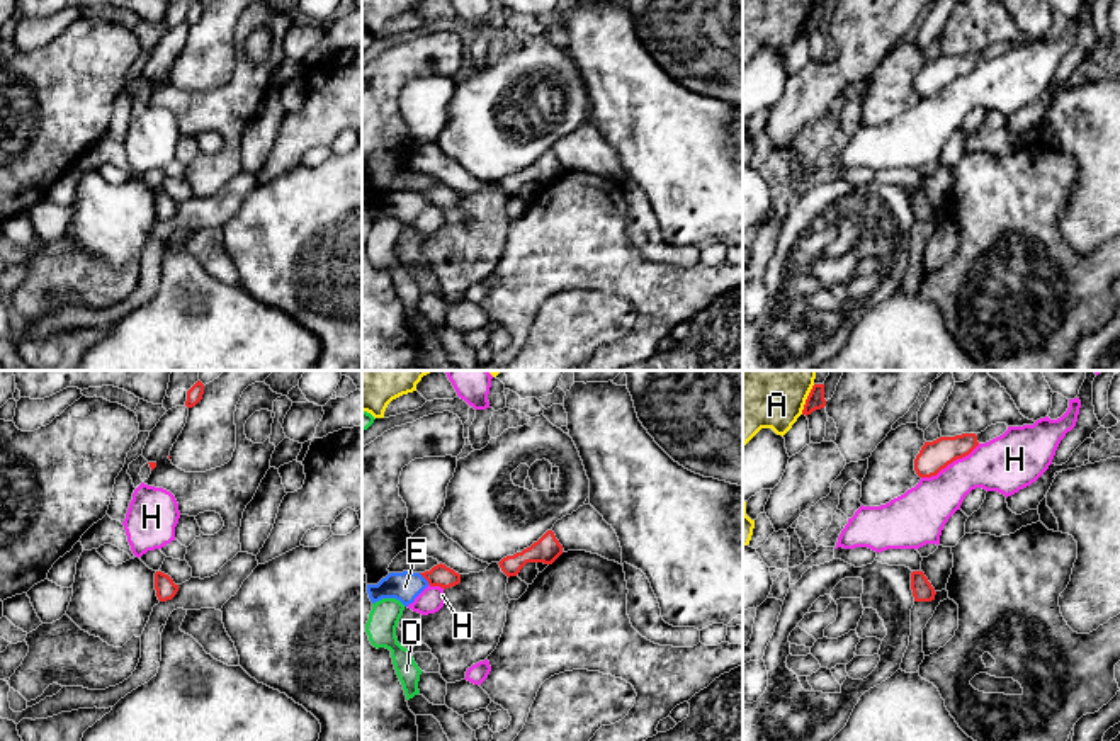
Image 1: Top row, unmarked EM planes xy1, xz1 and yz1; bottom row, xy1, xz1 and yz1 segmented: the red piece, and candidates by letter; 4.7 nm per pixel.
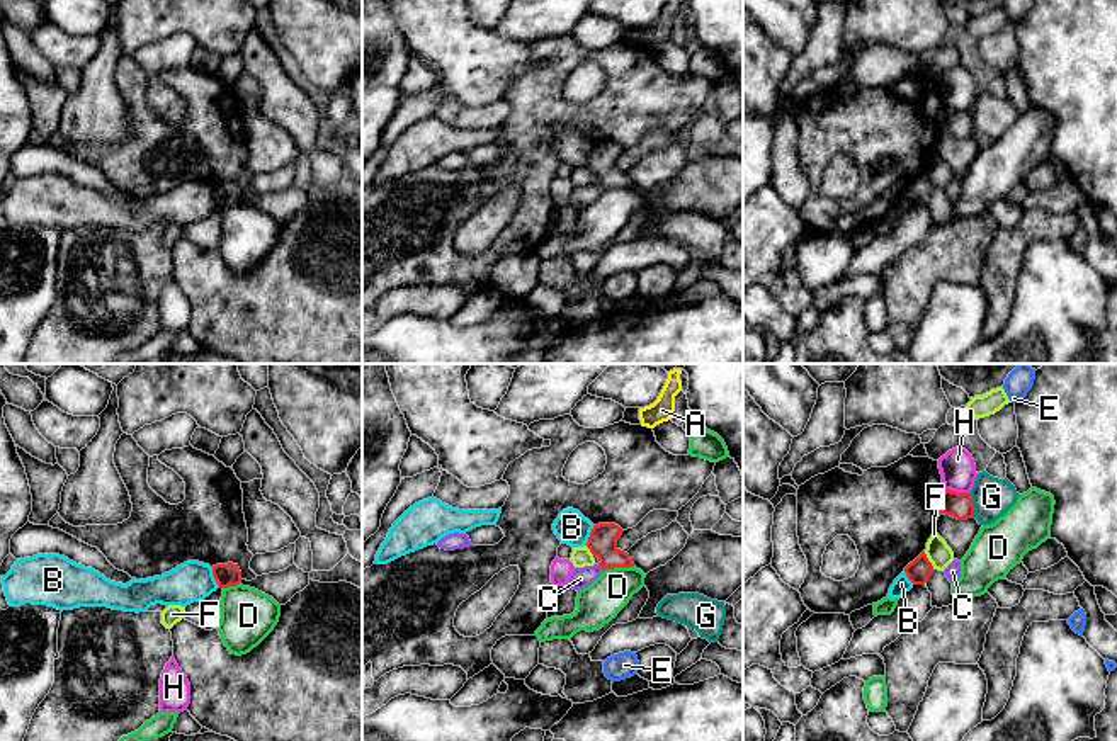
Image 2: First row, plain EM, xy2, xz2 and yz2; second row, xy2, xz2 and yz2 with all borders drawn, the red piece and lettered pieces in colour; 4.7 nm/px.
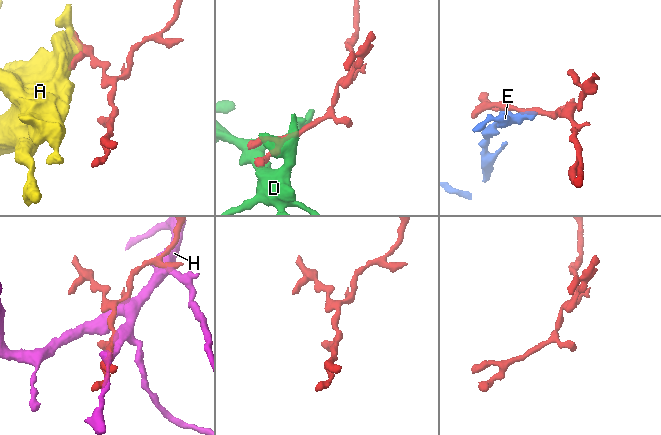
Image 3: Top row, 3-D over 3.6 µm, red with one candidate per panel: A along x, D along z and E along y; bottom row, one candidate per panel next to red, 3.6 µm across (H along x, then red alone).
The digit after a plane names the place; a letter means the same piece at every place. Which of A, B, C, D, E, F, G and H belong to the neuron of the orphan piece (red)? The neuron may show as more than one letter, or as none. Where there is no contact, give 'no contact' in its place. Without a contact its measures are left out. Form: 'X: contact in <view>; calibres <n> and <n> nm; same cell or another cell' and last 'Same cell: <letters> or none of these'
A: contact in yz1; calibres 80 and 500 nm; another cell
B: contact in xz2; calibres 140 and 160 nm; another cell
C: contact in xz2; calibres 140 and 100 nm; same cell
D: contact in xz2; calibres 140 and 200 nm; another cell
E: contact in xz1; calibres 100 and 140 nm; another cell
F: contact in yz2; calibres 120 and 120 nm; another cell
G: contact in yz2; calibres 130 and 190 nm; another cell
H: contact in yz1; calibres 140 and 260 nm; another cell
Same cell: C

